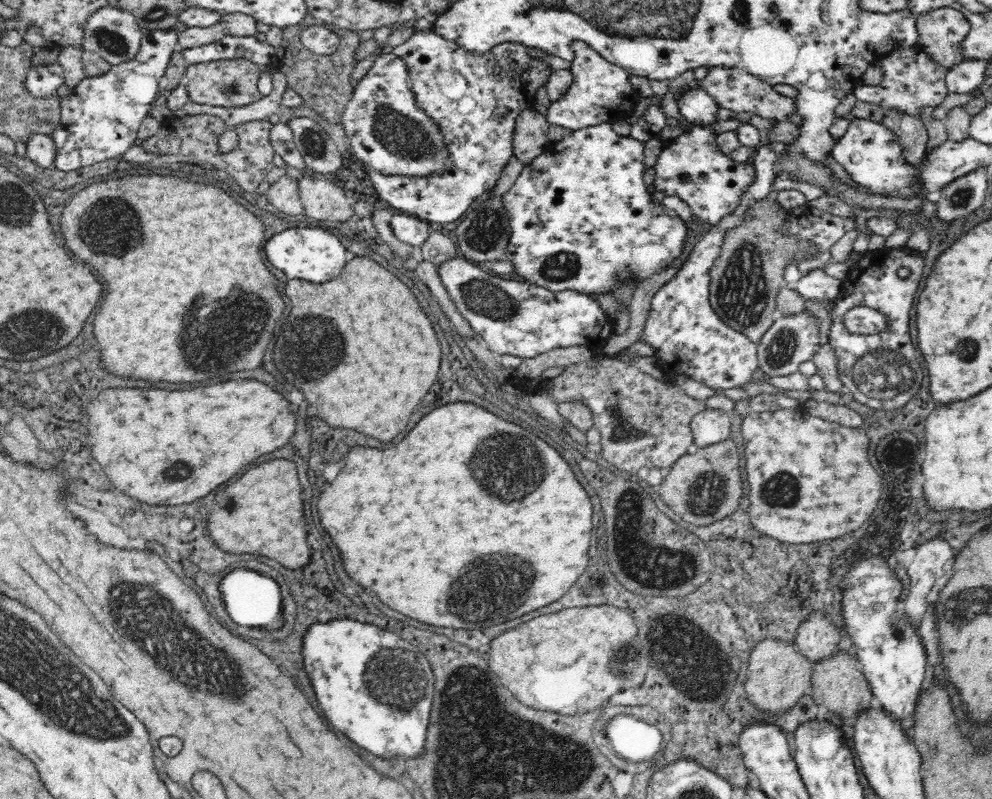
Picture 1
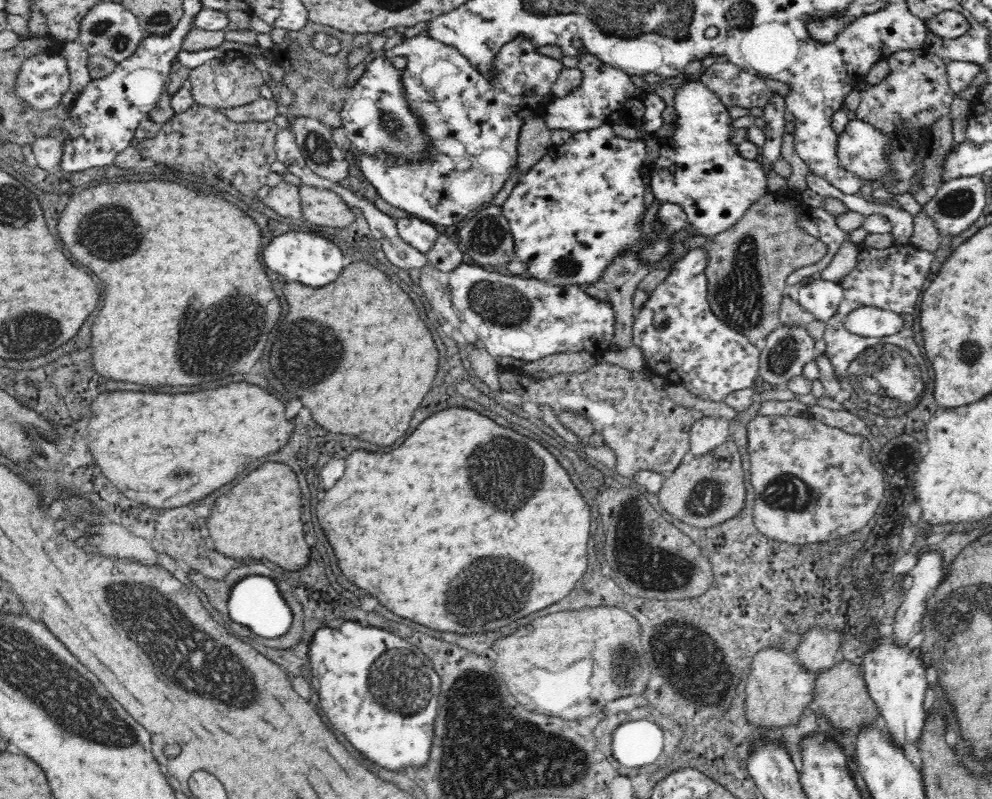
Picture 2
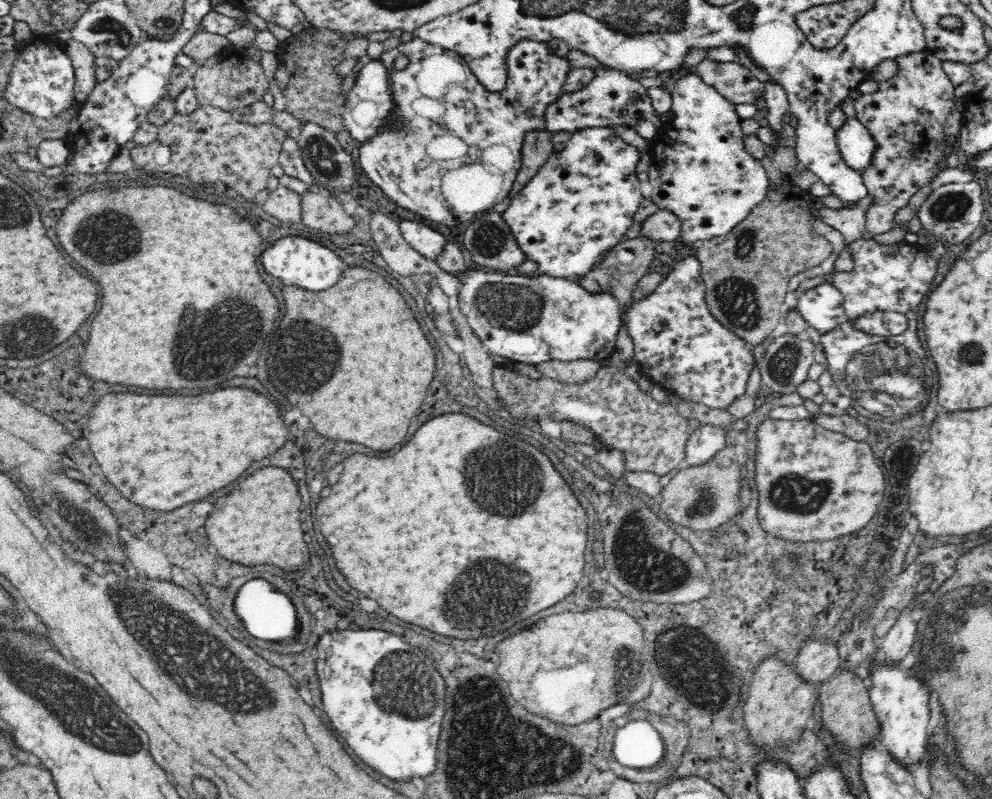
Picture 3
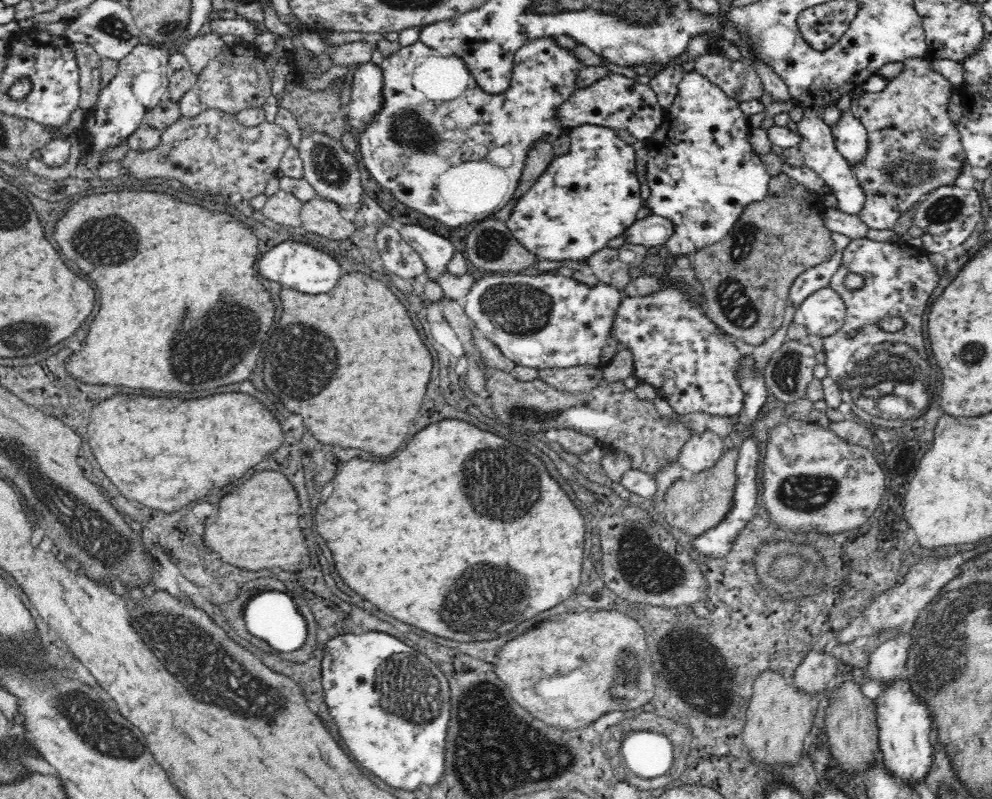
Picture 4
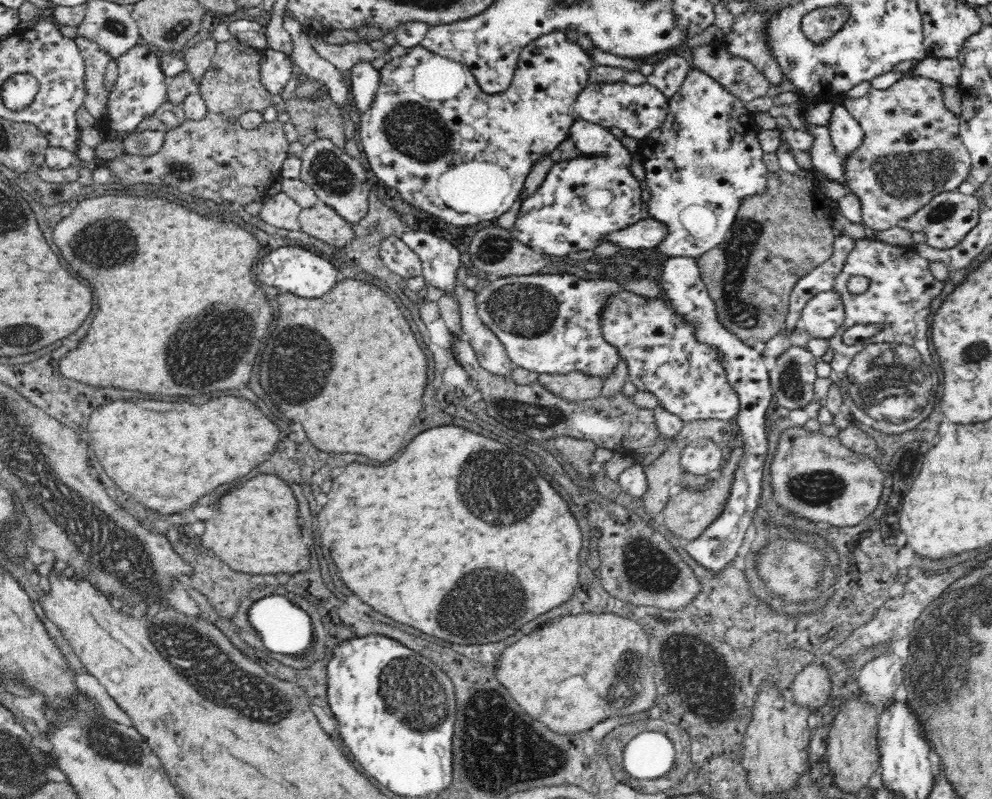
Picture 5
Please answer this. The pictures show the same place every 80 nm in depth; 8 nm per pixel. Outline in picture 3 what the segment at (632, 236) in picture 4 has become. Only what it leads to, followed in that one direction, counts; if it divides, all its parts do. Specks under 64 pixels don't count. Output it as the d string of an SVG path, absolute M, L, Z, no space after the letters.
M659 209L658 212L647 217L641 225L642 239L650 239L660 246L669 246L680 234L680 219L670 211Z

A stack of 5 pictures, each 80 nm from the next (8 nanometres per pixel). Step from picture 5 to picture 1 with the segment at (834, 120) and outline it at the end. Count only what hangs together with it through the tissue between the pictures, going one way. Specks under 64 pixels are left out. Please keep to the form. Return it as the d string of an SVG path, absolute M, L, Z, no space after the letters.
M854 118L849 121L847 131L836 140L831 156L845 168L850 178L856 184L864 186L868 193L912 197L912 178L918 169L907 162L898 141L895 133L887 126L868 119Z

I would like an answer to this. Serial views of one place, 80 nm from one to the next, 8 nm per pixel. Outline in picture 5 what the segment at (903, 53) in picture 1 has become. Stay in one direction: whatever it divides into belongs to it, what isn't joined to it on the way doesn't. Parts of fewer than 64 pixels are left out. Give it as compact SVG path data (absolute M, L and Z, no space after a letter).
M909 74L886 89L872 88L860 98L839 93L831 99L844 105L864 131L864 140L852 154L836 150L836 155L844 159L844 183L849 192L858 197L863 221L869 228L882 231L900 225L937 194L956 191L965 180L972 180L973 162L959 135L959 117L944 105L941 86L942 83L935 80Z

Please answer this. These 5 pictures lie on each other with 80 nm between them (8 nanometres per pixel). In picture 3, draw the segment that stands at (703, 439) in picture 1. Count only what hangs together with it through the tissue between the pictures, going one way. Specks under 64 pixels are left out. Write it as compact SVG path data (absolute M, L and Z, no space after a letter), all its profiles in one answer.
M699 425L685 446L684 460L688 467L709 463L729 442L727 431L722 427Z

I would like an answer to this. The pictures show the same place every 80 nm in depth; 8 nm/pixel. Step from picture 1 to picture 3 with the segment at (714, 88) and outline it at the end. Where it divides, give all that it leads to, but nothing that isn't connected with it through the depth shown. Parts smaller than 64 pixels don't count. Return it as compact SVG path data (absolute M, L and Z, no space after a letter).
M706 58L696 65L694 72L736 105L754 104L765 98L763 82L737 61L716 62Z

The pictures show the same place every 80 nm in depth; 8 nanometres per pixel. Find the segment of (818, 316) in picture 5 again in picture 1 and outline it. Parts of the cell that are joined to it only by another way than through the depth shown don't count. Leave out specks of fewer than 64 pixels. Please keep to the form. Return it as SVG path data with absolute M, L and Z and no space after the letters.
M825 270L810 272L808 276L794 284L793 288L798 289L797 292L804 301L812 303L822 301L825 308L842 296L843 289L840 282L825 274Z

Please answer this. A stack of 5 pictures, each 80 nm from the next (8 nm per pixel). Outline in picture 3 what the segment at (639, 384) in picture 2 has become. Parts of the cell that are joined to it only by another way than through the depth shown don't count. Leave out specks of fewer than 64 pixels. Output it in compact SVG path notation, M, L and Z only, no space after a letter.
M604 363L596 376L582 385L564 385L548 377L532 379L502 366L496 366L492 371L494 382L500 380L500 384L493 384L493 387L506 410L516 412L512 416L532 422L538 422L536 418L542 416L553 421L580 423L590 429L606 448L622 451L627 472L668 474L684 459L688 439L699 427L698 421L684 418L674 405L659 404L651 398L651 393L640 389L638 383L629 380L620 369Z

